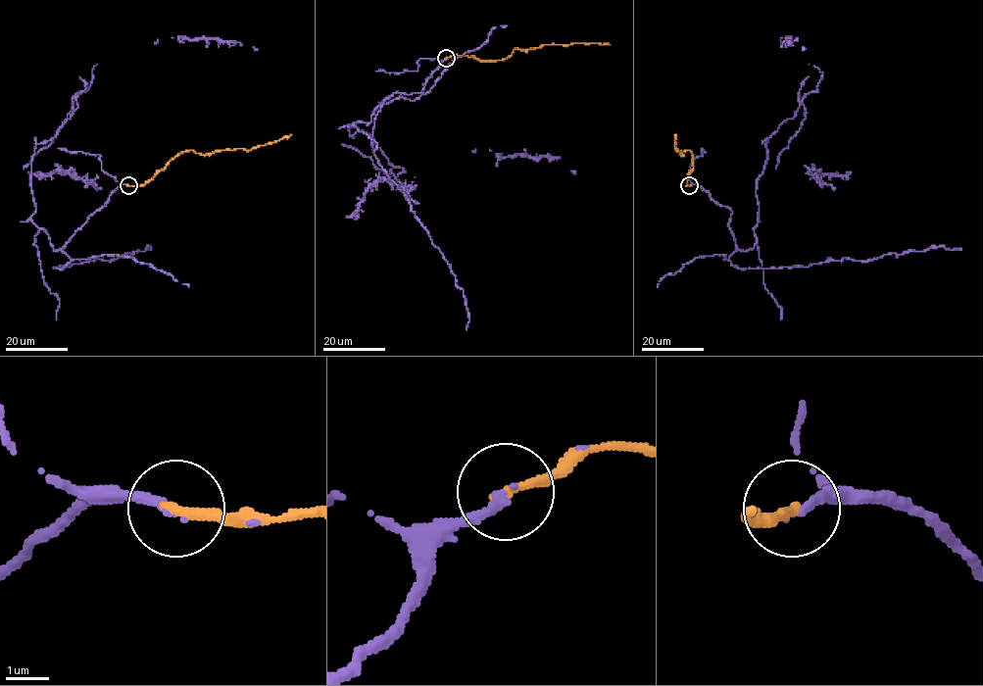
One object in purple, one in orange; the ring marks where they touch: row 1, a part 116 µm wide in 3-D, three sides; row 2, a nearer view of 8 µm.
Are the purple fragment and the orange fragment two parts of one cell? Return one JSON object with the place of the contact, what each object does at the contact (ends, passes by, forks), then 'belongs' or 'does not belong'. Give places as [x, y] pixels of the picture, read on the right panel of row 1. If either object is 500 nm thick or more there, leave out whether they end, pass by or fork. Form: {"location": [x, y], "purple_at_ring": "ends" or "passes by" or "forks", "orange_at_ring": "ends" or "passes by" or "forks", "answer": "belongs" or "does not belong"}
{"location": [689, 185], "purple_at_ring": "ends", "orange_at_ring": "ends", "answer": "belongs"}

